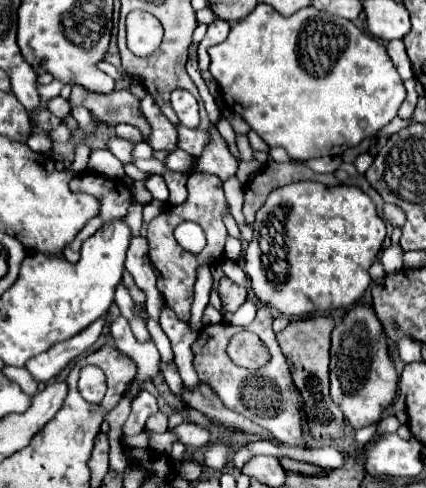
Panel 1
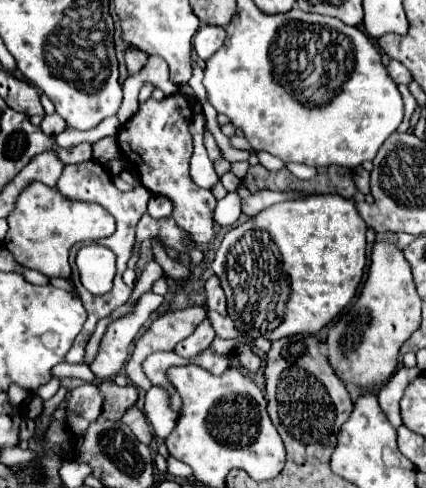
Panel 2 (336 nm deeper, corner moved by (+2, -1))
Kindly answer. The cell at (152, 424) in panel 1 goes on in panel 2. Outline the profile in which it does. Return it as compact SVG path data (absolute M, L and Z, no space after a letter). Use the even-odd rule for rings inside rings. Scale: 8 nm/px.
M129 407L127 413L123 415L123 423L127 423L127 425L131 427L131 431L135 433L135 437L137 437L141 443L149 445L149 441L153 439L153 431L151 431L149 421L147 421L147 417L145 417L143 411L139 411L137 407Z

